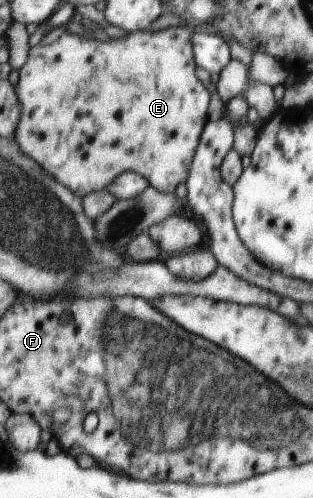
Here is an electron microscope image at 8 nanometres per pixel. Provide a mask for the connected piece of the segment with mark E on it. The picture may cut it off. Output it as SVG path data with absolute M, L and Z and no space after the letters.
M65 26L56 27L49 30L42 41L32 47L28 53L29 60L20 71L20 79L16 84L16 92L19 92L20 100L24 105L23 119L20 122L16 139L19 141L23 151L39 161L41 165L52 176L56 177L66 188L71 188L72 192L80 193L81 197L86 197L96 191L108 191L112 182L120 178L125 172L138 172L146 176L152 185L166 194L175 194L180 184L187 184L190 178L192 167L195 163L195 156L200 146L202 134L208 124L208 114L210 114L210 102L212 102L212 92L206 88L206 84L198 76L198 63L192 38L196 30L189 26L168 28L168 30L141 30L140 32L129 33L118 40L102 42L92 40L84 35L72 34Z

